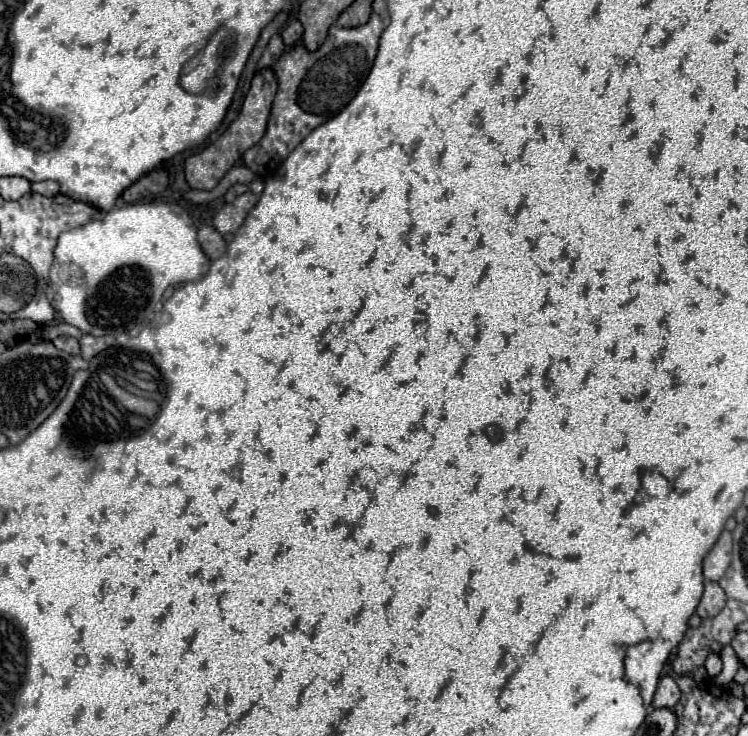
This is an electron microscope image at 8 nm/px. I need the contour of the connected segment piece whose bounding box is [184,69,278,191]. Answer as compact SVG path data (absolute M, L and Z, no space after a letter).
M262 69L262 71L256 73L256 77L252 79L252 85L250 85L250 91L244 99L242 113L236 117L236 121L224 131L224 135L216 143L206 147L202 153L194 153L186 159L186 165L184 165L186 181L192 189L204 189L204 191L214 189L220 183L220 179L242 157L242 153L262 139L262 135L266 131L266 121L268 121L268 115L270 115L270 107L272 107L276 89L278 89L278 81L276 81L276 75L274 75L272 69Z

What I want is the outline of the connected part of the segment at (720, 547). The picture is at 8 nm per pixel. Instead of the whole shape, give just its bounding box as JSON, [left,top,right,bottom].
[704,531,732,581]

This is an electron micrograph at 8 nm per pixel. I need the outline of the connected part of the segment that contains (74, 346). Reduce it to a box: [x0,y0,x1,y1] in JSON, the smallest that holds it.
[52,337,80,355]

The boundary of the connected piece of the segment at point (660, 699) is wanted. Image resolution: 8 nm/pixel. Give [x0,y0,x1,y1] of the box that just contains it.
[652,677,680,709]

